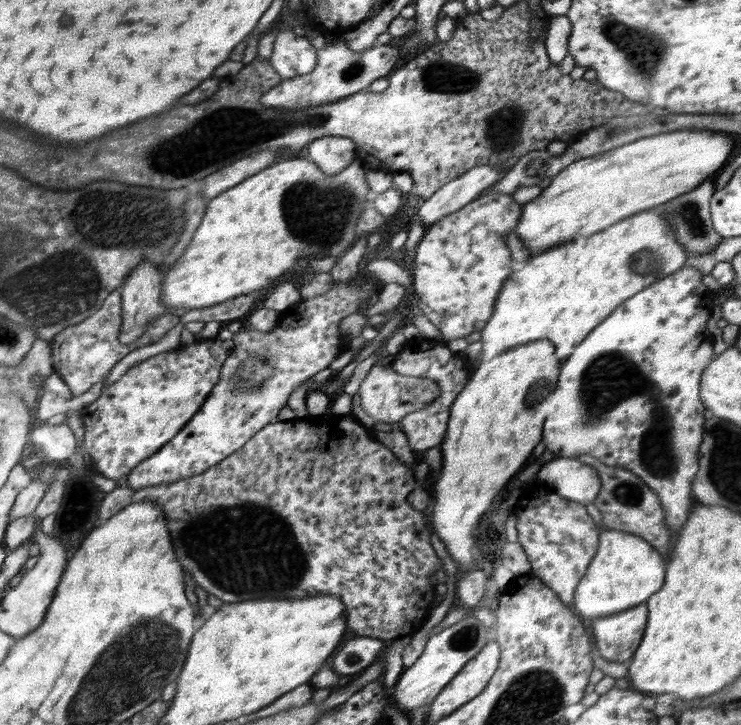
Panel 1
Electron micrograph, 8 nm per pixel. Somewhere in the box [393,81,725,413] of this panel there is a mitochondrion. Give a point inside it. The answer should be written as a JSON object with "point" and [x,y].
{"point":[688,213]}

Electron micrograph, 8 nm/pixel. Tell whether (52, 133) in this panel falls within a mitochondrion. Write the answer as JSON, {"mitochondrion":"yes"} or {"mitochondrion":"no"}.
{"mitochondrion":"yes"}

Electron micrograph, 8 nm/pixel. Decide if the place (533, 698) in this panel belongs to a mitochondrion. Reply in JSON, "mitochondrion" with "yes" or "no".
{"mitochondrion":"yes"}

